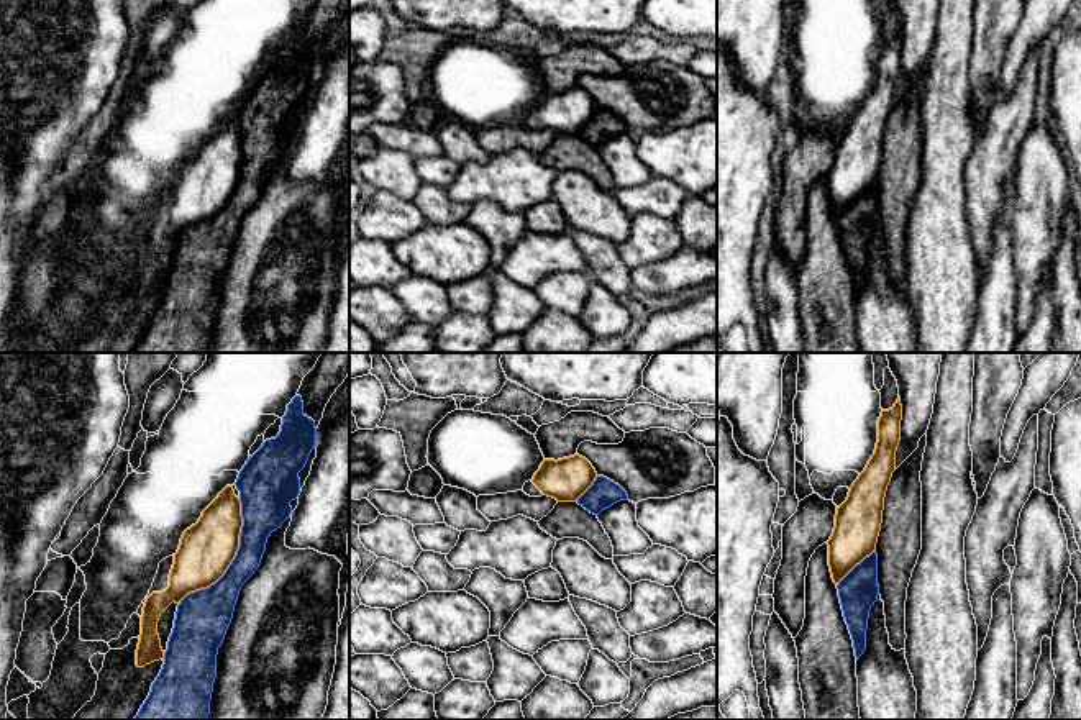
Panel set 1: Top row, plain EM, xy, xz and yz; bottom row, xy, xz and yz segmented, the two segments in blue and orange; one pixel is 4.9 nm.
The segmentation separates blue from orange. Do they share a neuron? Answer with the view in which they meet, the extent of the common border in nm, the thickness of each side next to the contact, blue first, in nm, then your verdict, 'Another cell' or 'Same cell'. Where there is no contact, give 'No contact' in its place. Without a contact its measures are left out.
Touches blue in xy. Shared border 600 nm. Thickness 190 nm (blue) against 280 nm. Another cell

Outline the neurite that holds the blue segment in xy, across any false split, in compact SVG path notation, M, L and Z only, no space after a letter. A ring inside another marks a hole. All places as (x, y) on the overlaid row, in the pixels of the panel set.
M295 395L282 417L279 435L266 440L262 446L249 456L235 482L239 490L243 517L236 556L215 584L187 594L177 605L162 669L133 720L207 720L217 677L218 648L231 623L239 590L259 567L271 533L290 518L290 502L300 494L299 472L305 467L315 446L315 422L303 413L302 397Z

